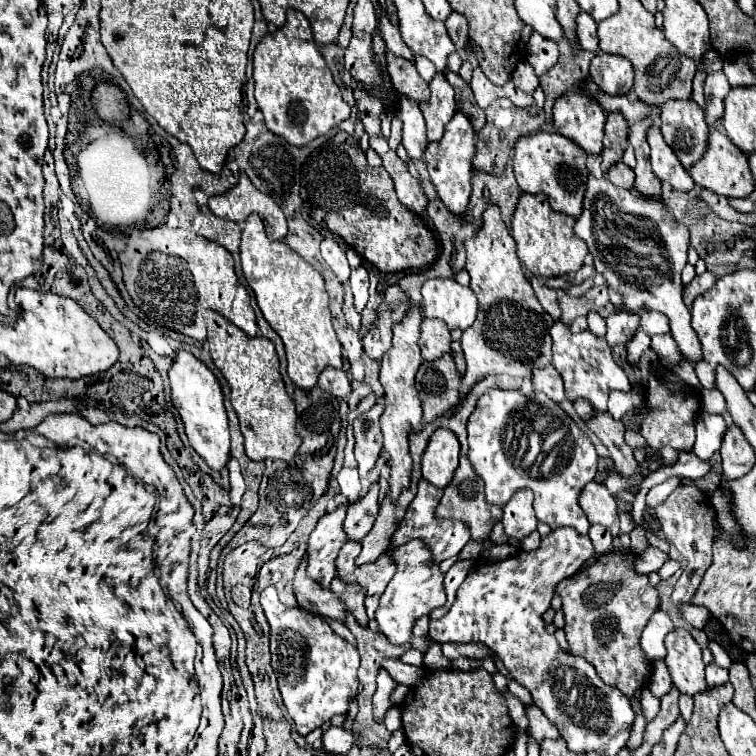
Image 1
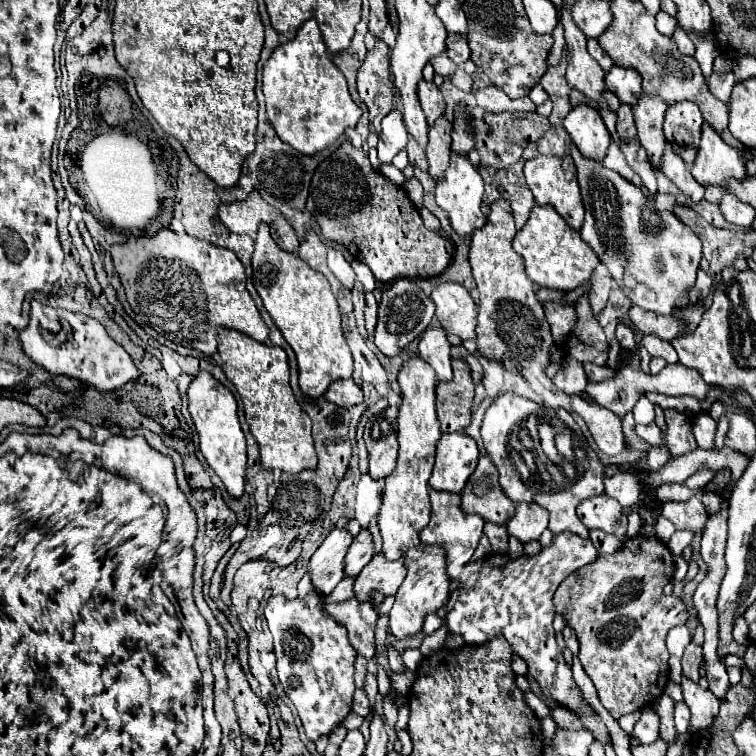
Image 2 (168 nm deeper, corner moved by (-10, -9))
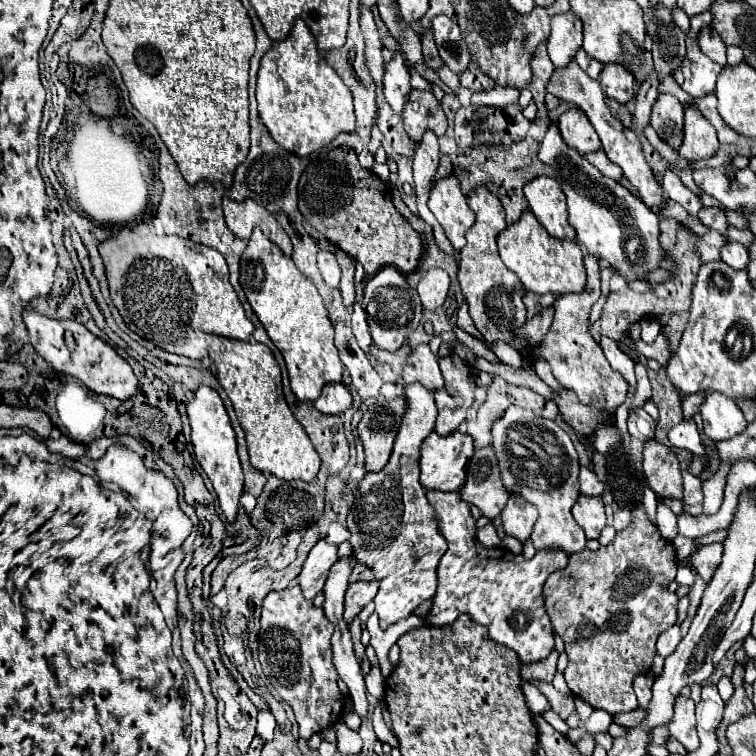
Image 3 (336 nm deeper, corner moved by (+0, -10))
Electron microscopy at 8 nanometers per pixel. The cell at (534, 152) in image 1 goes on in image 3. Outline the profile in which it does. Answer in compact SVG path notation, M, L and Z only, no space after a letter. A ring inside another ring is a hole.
M538 176L524 186L524 196L534 210L538 222L556 238L574 240L574 230L568 226L568 208L564 192L556 178Z

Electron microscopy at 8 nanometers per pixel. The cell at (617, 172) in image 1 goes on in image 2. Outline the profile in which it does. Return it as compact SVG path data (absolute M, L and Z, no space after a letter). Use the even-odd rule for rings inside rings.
M610 143L608 153L606 153L606 159L604 159L604 165L606 165L608 169L620 173L626 181L630 181L630 183L634 183L634 185L640 185L640 183L642 183L642 181L640 181L640 175L634 173L634 171L628 167L628 163L624 161L624 155L622 155L622 151L618 149L616 143Z

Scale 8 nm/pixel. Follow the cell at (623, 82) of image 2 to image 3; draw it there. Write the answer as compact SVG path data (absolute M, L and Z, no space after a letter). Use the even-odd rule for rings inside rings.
M616 62L606 64L604 70L600 72L598 80L600 80L600 86L608 98L618 100L620 104L626 104L632 100L636 80L630 74L630 70L626 70L624 66L618 66Z

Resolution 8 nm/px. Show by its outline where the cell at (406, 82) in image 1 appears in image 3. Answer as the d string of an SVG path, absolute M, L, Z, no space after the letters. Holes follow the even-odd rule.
M412 90L410 102L402 118L404 118L406 132L416 142L422 140L422 134L426 130L434 130L436 136L442 136L448 128L444 110L430 90Z

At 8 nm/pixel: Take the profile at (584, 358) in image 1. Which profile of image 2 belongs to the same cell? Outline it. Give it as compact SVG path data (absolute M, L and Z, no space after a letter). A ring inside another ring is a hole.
M640 397L640 401L636 403L634 419L636 419L636 423L644 423L644 425L654 421L654 405L646 397Z

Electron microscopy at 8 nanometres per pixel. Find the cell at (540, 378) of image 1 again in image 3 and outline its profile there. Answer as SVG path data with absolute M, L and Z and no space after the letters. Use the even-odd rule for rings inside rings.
M584 256L584 266L588 272L588 282L584 292L580 294L562 294L556 302L554 302L554 320L552 326L546 334L546 338L542 340L540 346L532 348L530 354L536 354L536 358L546 358L552 366L552 374L554 378L570 390L576 390L580 402L584 404L594 404L608 408L608 410L616 410L628 392L628 382L622 378L622 374L614 372L600 348L600 344L592 338L590 330L588 330L588 316L590 316L590 308L592 304L600 298L600 270L598 270L598 258L594 256Z

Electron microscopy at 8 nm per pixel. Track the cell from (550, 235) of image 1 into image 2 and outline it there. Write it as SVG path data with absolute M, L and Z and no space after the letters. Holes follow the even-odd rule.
M536 205L530 213L528 223L516 233L512 247L524 259L526 275L538 285L558 291L572 291L586 285L592 271L600 263L596 253L580 239L580 233L562 221L562 217L548 205Z

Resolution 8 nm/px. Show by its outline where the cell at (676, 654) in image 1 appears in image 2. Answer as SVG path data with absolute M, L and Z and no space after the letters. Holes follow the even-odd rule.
M682 677L682 693L684 693L684 703L690 709L690 727L688 727L688 735L698 733L702 729L706 729L708 725L712 725L720 701L714 697L714 693L710 689L702 689L700 685L692 683L688 677Z

